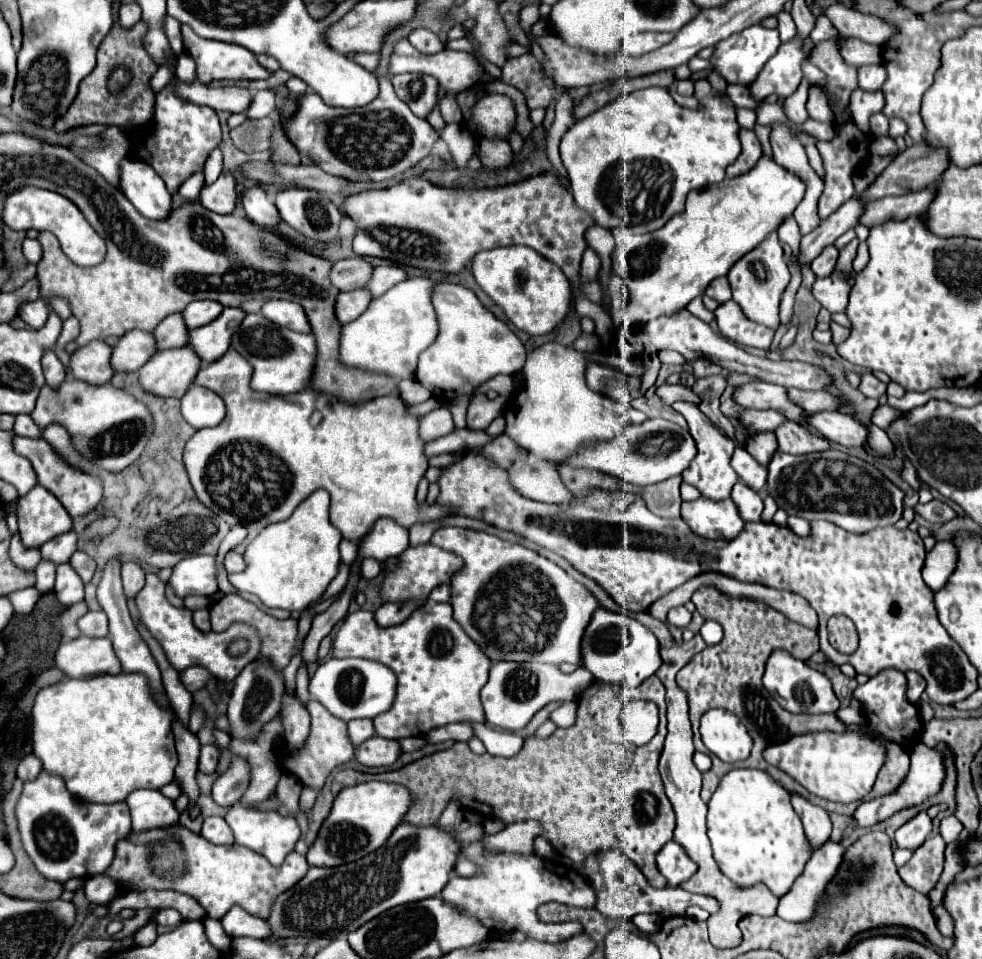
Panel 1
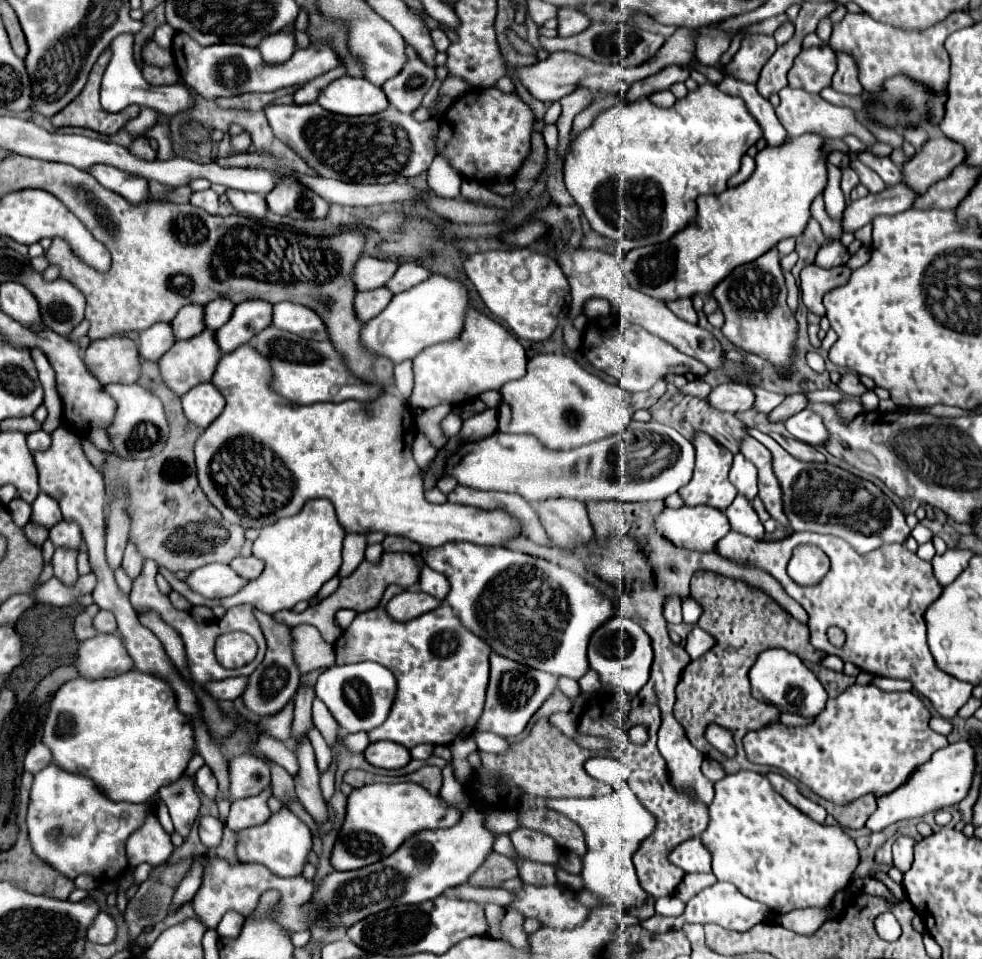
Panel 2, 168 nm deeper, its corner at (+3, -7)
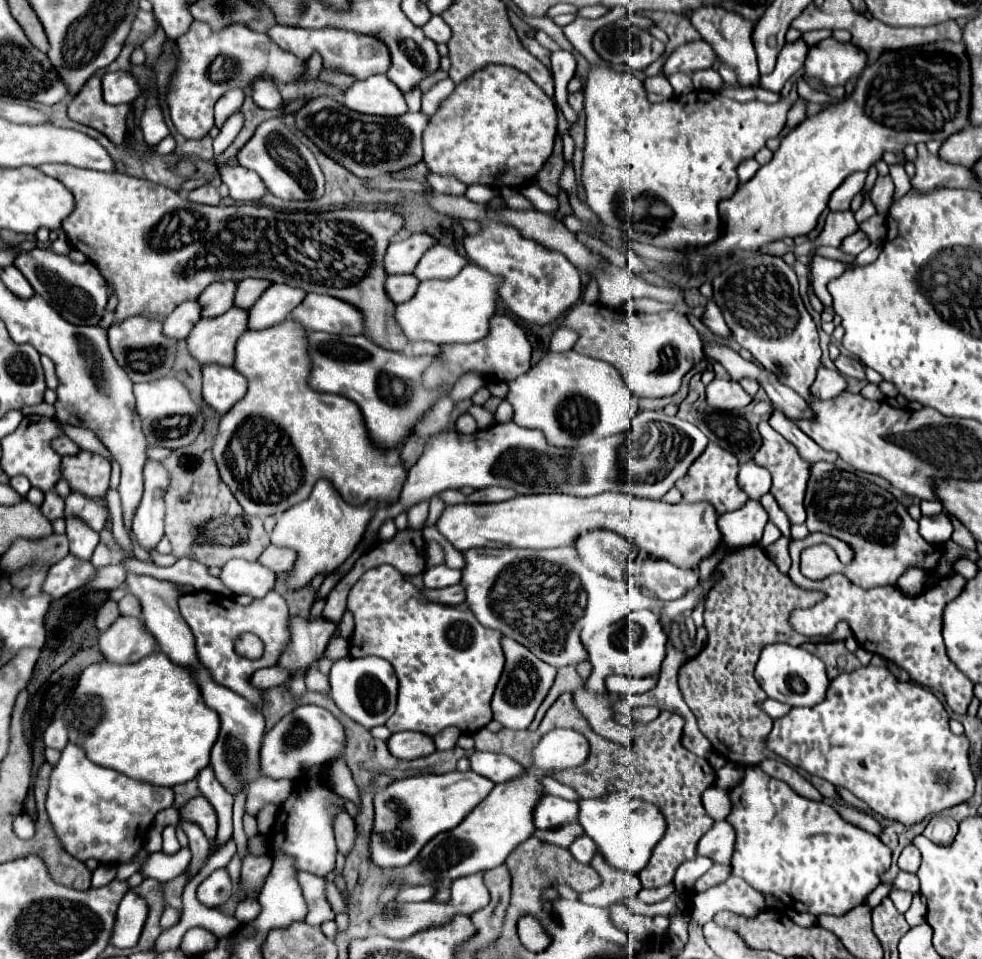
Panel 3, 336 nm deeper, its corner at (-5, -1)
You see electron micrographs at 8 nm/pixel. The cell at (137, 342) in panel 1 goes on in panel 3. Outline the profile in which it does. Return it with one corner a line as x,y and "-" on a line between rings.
191,300
191,302
183,302
175,308
175,312
171,312
167,318
165,318
165,324
163,324
163,332
169,336
169,338
187,338
187,334
191,332
191,328
201,320
201,308
197,304
197,300

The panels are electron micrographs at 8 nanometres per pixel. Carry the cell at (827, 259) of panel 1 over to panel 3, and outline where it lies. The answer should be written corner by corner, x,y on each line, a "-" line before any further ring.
857,230
853,236
849,236
849,238
845,238
845,242
843,242
843,246
841,246
841,250
843,252
849,252
849,254
859,254
859,252
863,252
867,246
869,246
871,242
869,242
869,238
867,238
867,234
865,232
861,232
861,230

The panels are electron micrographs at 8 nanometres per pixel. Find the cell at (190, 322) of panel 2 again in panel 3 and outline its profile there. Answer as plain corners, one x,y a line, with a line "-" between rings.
213,282
203,290
199,296
199,304
203,306
203,318
213,318
225,314
229,308
233,308
235,298
235,286
237,282

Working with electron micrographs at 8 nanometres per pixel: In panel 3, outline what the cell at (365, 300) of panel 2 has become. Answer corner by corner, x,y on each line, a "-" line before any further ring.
413,274
387,276
387,282
385,282
387,294
389,294
389,298
391,298
395,304
407,302
407,300
415,294
417,286
419,286
419,280
417,280

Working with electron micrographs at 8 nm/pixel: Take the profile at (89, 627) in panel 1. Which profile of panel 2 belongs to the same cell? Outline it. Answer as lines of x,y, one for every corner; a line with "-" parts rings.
99,610
97,616
93,618
93,628
99,632
99,634
113,634
117,630
117,622
115,622
115,616
107,610

